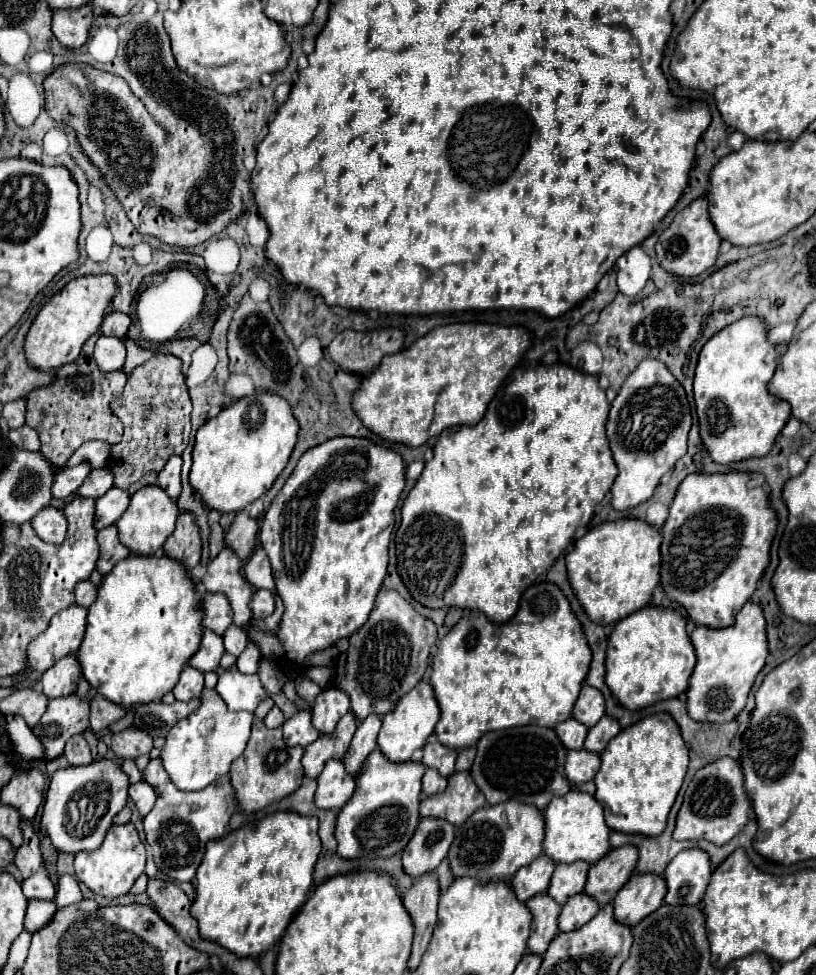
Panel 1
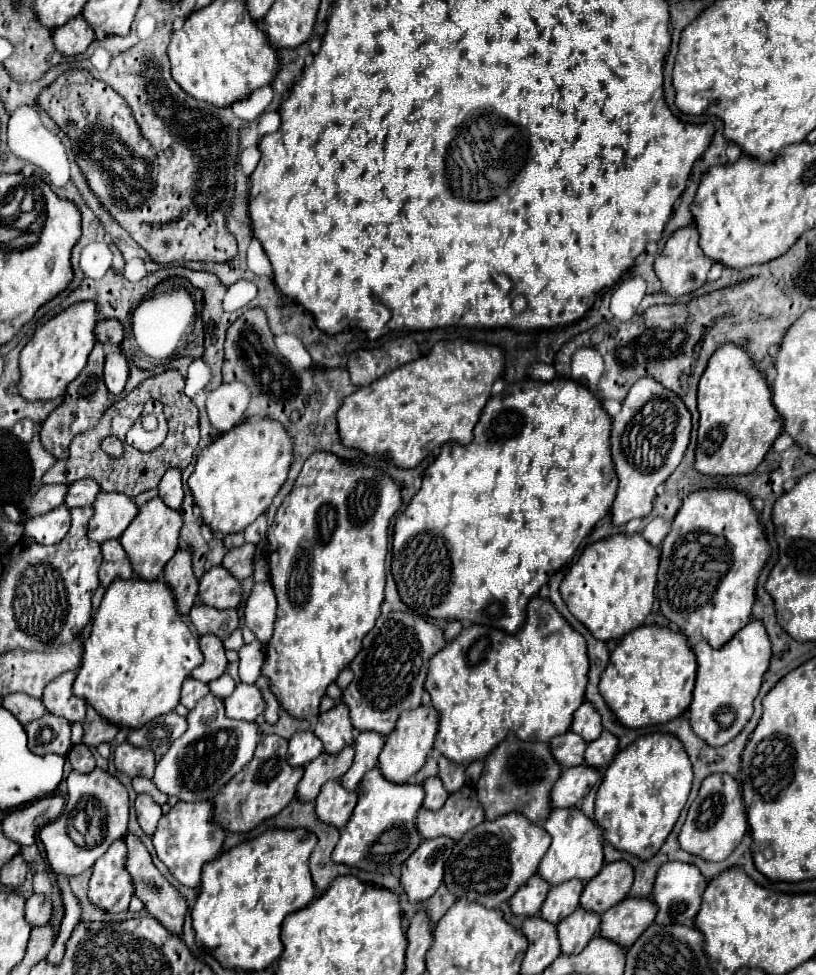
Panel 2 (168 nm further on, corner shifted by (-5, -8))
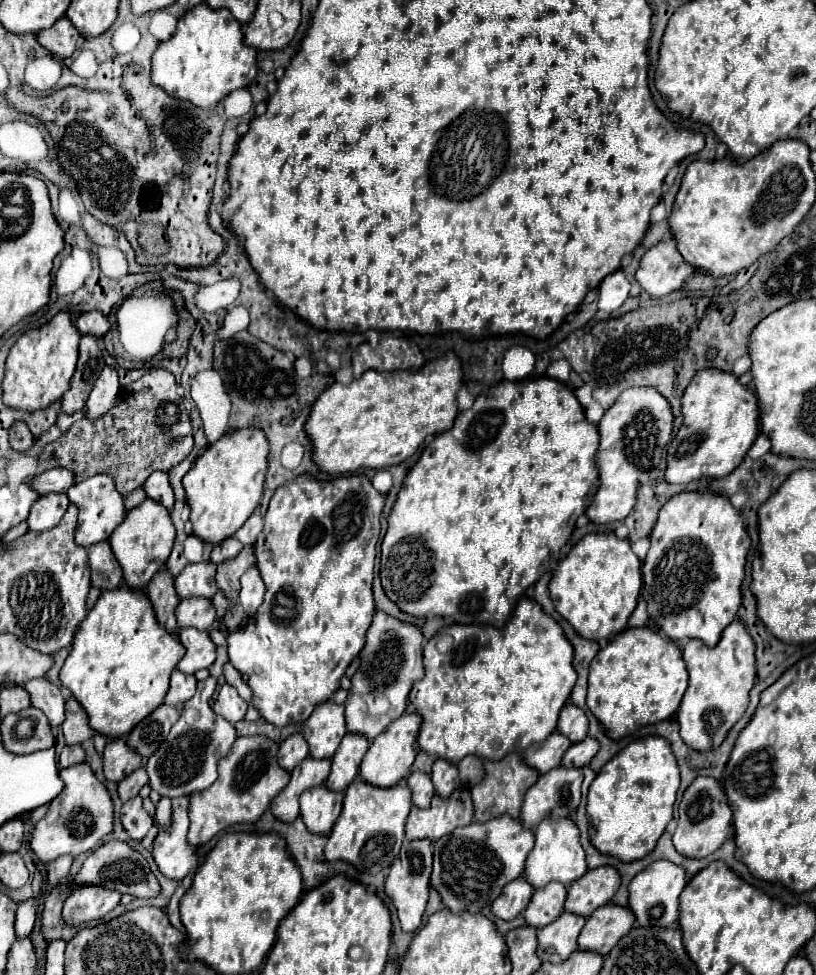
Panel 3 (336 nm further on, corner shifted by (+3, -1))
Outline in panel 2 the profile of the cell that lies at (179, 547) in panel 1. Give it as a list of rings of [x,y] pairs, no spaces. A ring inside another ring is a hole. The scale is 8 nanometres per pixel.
[[[181,546],[177,554],[167,562],[165,580],[175,592],[179,612],[187,616],[199,592],[199,582],[193,574],[193,550],[191,548]]]

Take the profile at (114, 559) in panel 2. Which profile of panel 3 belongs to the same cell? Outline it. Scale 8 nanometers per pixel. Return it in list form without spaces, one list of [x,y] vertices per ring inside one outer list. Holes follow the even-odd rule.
[[[107,541],[95,543],[87,547],[87,553],[89,553],[89,569],[91,569],[93,587],[99,587],[103,591],[121,587],[123,573],[109,543]]]

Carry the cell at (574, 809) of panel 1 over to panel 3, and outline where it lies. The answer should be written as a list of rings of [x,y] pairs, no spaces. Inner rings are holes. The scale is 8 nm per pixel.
[[[545,819],[541,827],[535,831],[535,847],[527,857],[527,865],[523,877],[535,887],[541,889],[551,881],[559,881],[563,885],[571,885],[587,871],[585,851],[579,843],[579,829],[571,819]]]

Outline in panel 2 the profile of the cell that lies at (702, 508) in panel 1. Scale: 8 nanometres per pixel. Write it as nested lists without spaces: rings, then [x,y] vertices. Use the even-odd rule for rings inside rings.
[[[705,488],[691,492],[673,520],[669,536],[661,544],[661,568],[657,576],[657,598],[661,614],[677,624],[687,638],[703,638],[713,648],[721,648],[733,638],[749,620],[755,602],[755,586],[767,560],[771,558],[771,544],[759,522],[751,498],[733,488]]]

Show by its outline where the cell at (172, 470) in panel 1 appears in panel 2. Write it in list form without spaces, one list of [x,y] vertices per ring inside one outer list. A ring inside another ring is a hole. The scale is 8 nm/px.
[[[169,468],[159,482],[159,498],[173,510],[181,508],[183,488],[181,488],[181,470]]]

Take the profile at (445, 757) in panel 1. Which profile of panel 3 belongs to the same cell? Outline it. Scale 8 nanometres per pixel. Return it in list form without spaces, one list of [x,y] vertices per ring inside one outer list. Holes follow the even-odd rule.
[[[437,759],[433,763],[431,781],[435,785],[435,793],[441,797],[449,797],[459,787],[459,773],[457,767],[445,759]]]

